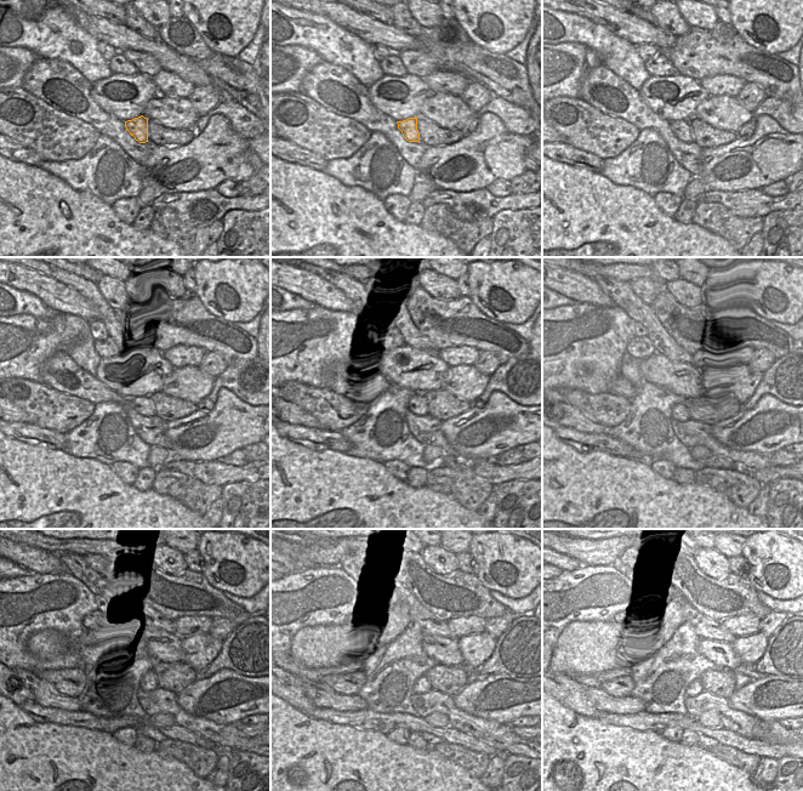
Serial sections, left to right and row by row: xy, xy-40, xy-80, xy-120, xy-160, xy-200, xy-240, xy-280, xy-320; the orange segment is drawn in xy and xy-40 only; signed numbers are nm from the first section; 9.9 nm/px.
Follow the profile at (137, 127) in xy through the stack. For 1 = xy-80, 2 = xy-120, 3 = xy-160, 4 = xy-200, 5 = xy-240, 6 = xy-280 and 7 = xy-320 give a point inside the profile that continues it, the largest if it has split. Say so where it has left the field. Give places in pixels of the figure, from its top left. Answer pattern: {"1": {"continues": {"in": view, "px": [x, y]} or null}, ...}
{"1": {"continues": {"in": "xy-80", "px": [682, 129]}}, "2": {"continues": {"in": "xy-120", "px": [143, 405]}}, "3": {"continues": {"in": "xy-160", "px": [417, 404]}}, "4": {"continues": {"in": "xy-200", "px": [681, 413]}}, "5": {"continues": {"in": "xy-240", "px": [148, 682]}}, "6": {"continues": {"in": "xy-280", "px": [422, 686]}}, "7": {"continues": {"in": "xy-320", "px": [695, 688]}}}

